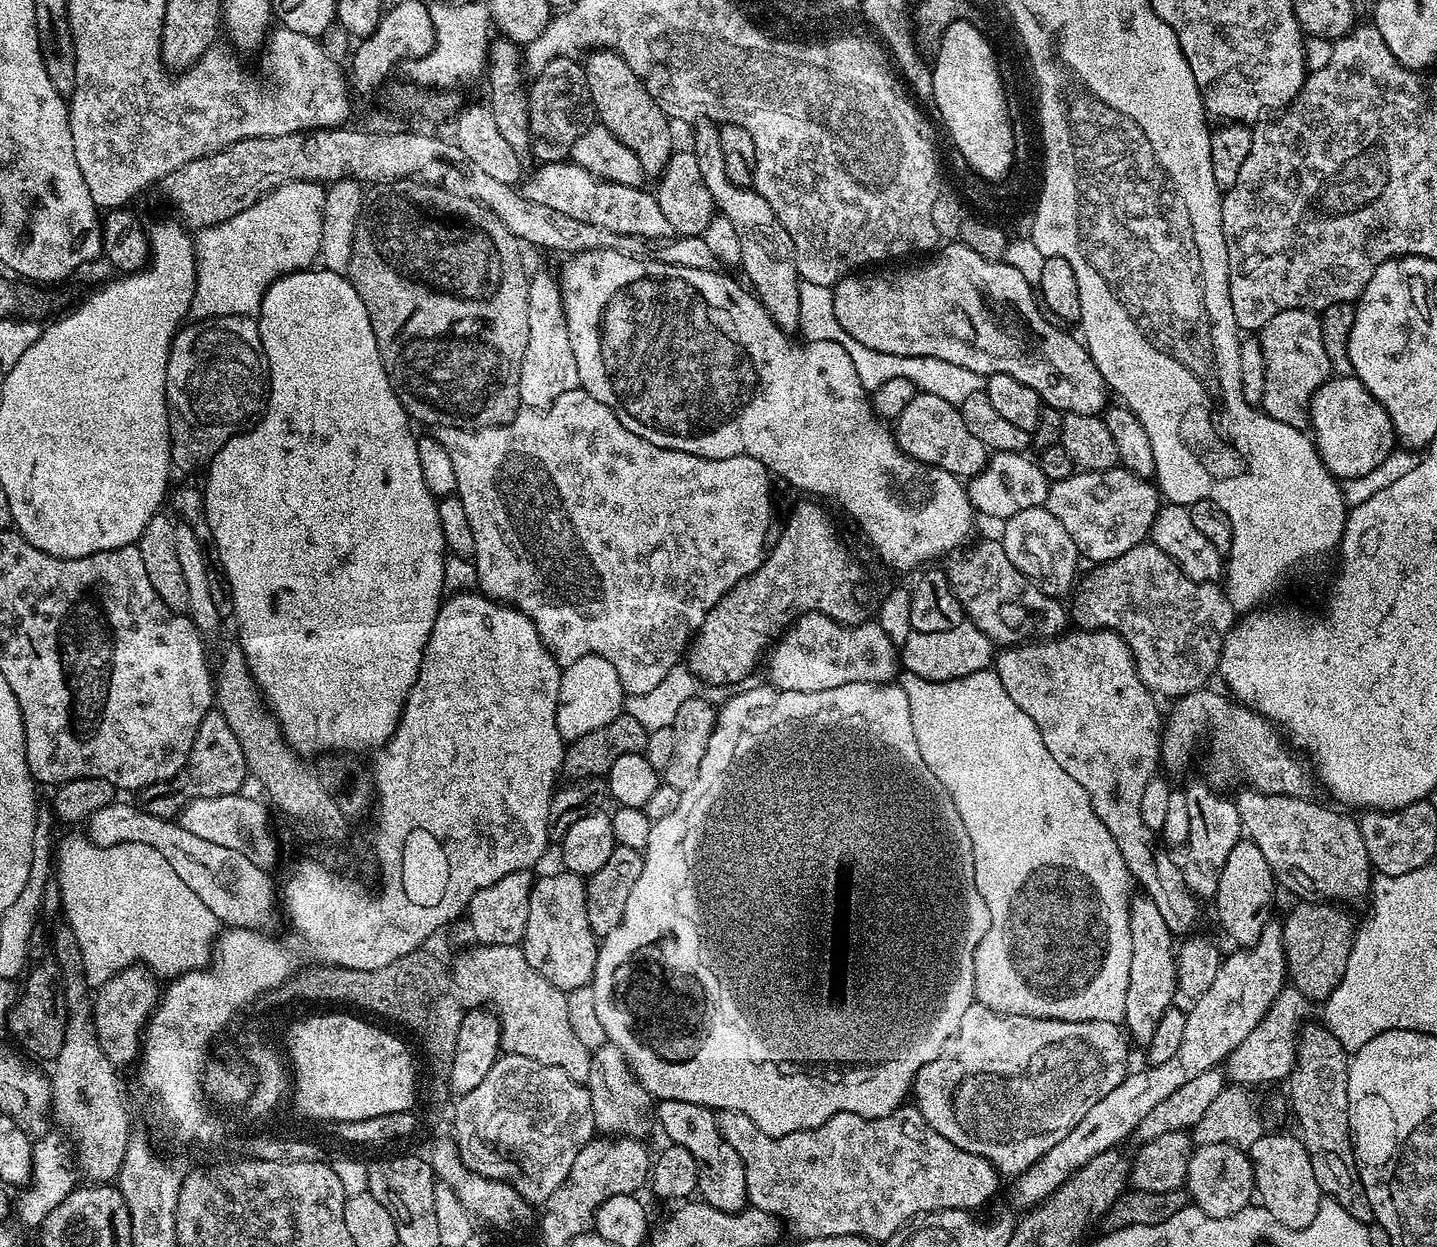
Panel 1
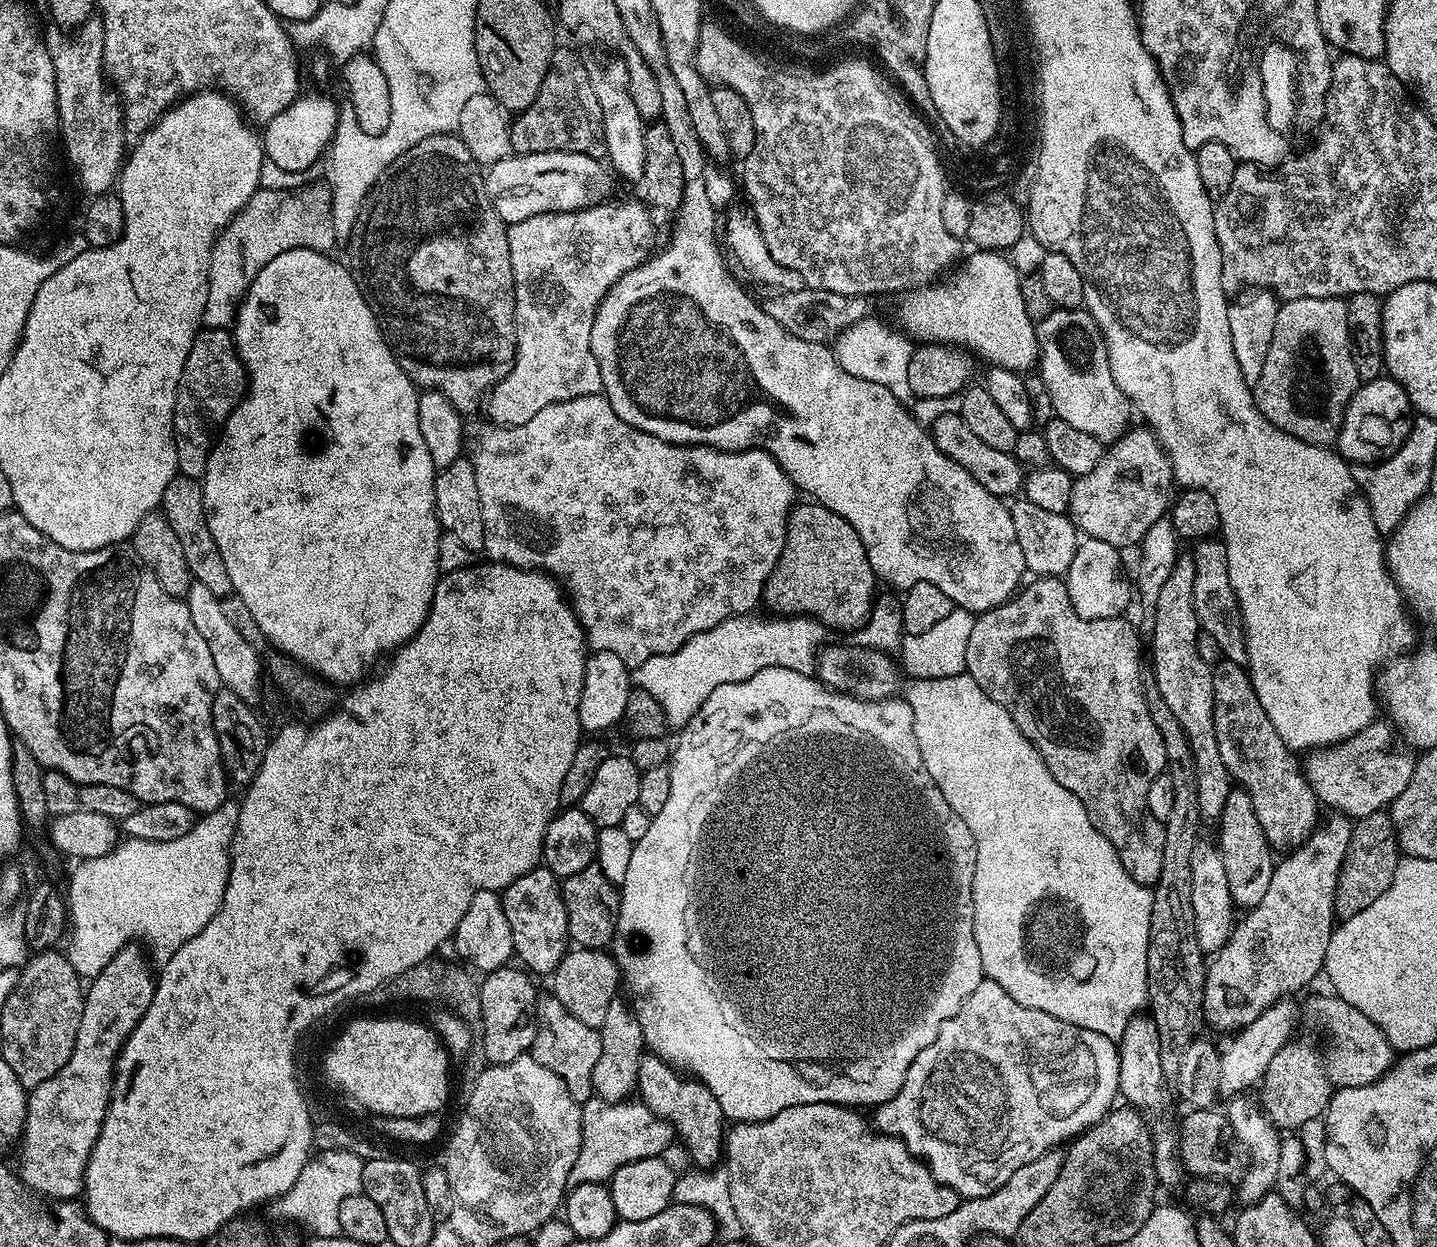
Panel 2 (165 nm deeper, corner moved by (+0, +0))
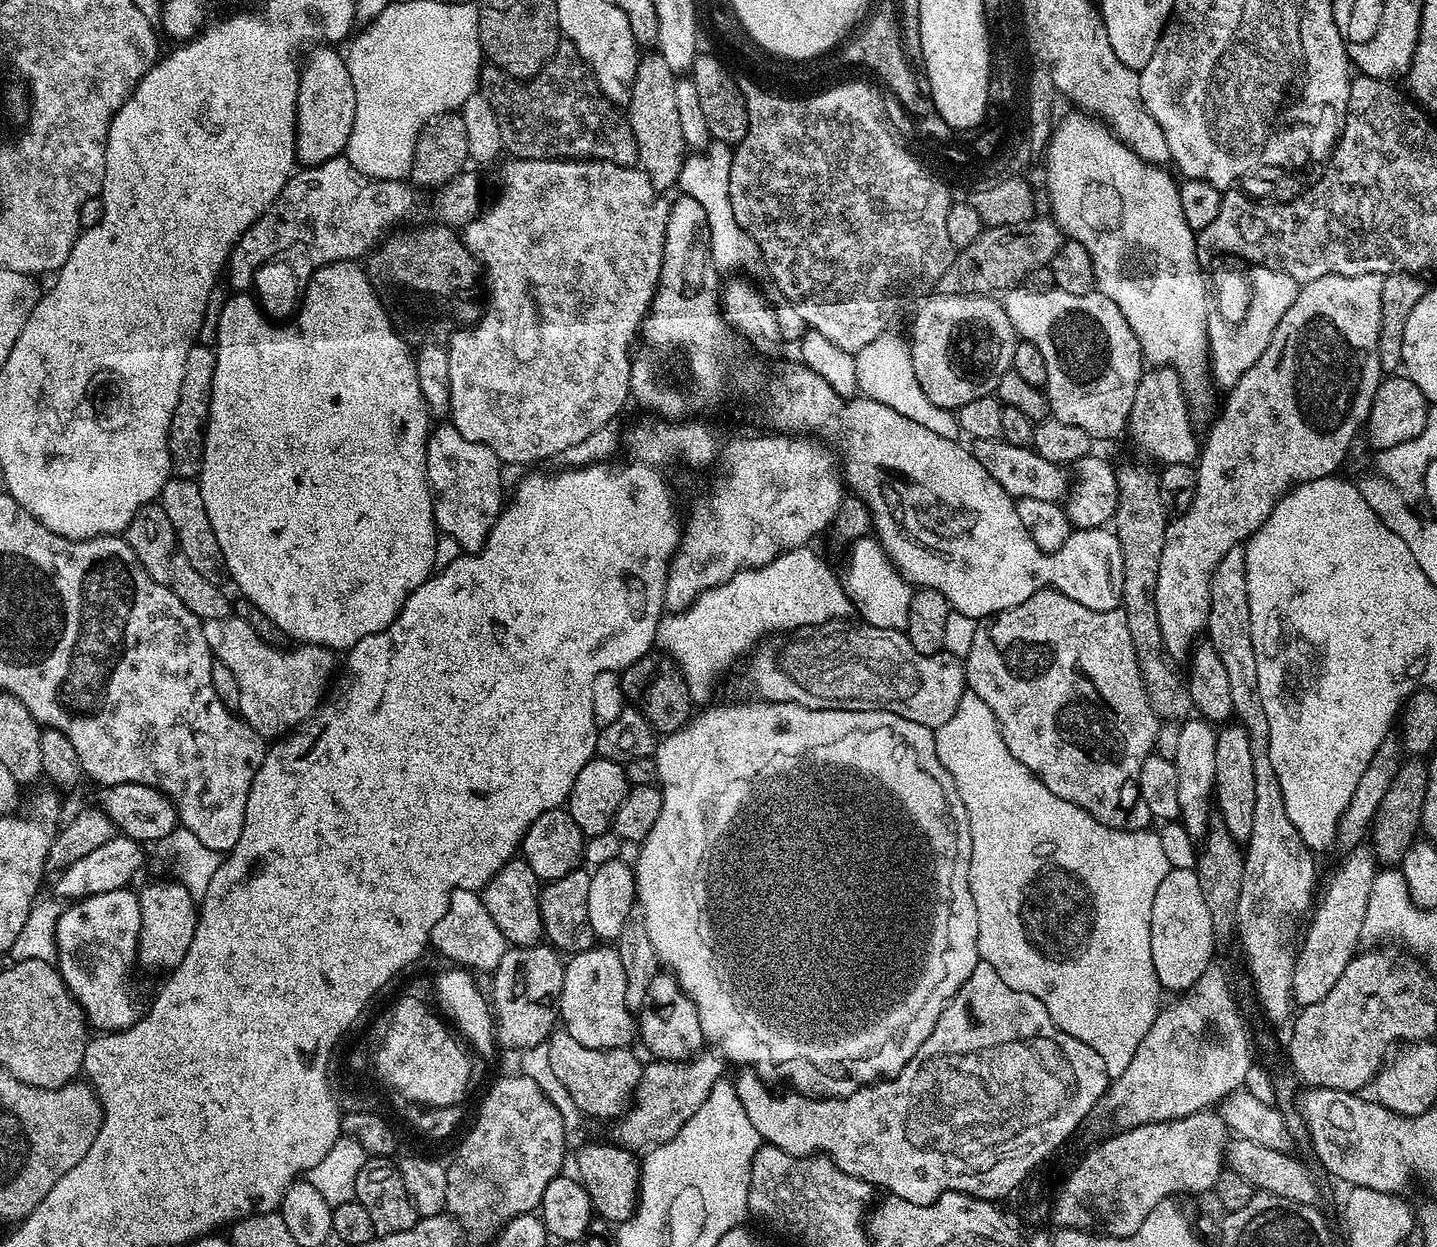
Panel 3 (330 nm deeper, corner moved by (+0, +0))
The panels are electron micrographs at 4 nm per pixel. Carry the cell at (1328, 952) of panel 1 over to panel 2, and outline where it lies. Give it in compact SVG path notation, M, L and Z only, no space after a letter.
M1382 811L1359 817L1352 825L1352 837L1350 838L1348 853L1340 867L1340 877L1336 887L1336 916L1340 920L1348 920L1354 914L1366 910L1366 906L1370 906L1370 902L1374 902L1374 898L1378 898L1388 889L1394 870L1401 859L1400 844L1396 840L1396 831L1392 825L1391 815L1387 811Z

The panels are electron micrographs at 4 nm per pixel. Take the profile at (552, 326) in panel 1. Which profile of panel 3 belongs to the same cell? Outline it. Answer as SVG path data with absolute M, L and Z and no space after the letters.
M508 158L503 161L504 169L500 176L504 181L500 184L500 197L492 205L485 207L479 216L476 216L462 228L462 239L464 245L472 251L472 255L482 265L482 272L488 275L488 309L480 316L480 321L473 328L464 328L461 332L456 332L452 336L452 341L447 341L448 357L450 358L450 423L462 434L462 438L470 438L470 442L478 442L490 446L494 450L496 457L500 459L501 465L508 464L536 464L539 460L544 460L547 456L563 457L566 450L578 446L578 442L586 442L590 434L598 430L609 427L613 423L612 419L624 408L624 403L629 403L632 387L630 386L630 370L632 369L632 354L634 345L637 343L640 334L640 325L644 323L645 316L648 315L648 307L652 304L652 299L656 293L656 287L660 281L660 271L662 270L662 258L664 257L664 243L666 242L666 226L668 225L669 201L663 200L661 193L650 182L650 178L644 173L643 168L637 166L627 168L611 164L605 160L518 160Z

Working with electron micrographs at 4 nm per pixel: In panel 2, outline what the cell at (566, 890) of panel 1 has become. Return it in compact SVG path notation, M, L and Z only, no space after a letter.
M537 866L534 870L522 874L522 878L510 882L510 886L503 889L502 899L506 922L510 922L515 959L529 973L552 973L570 944L561 881L548 868Z

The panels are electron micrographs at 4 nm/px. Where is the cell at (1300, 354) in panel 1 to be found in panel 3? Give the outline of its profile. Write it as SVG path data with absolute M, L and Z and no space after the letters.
M1330 274L1326 278L1314 278L1314 282L1299 285L1294 302L1290 302L1290 310L1282 314L1282 322L1278 322L1278 330L1274 330L1274 338L1270 338L1270 346L1266 346L1262 358L1258 358L1258 362L1254 362L1254 366L1250 366L1250 370L1246 370L1246 374L1238 378L1234 387L1227 389L1225 396L1228 397L1224 400L1224 409L1217 414L1208 437L1203 437L1200 454L1194 464L1196 493L1188 509L1179 513L1169 523L1166 530L1166 542L1162 546L1162 562L1158 562L1158 590L1154 594L1154 602L1158 606L1158 626L1162 626L1162 642L1173 660L1183 661L1207 629L1210 614L1210 582L1212 571L1216 569L1218 562L1222 562L1222 558L1226 558L1227 552L1232 548L1241 547L1248 537L1254 535L1257 529L1264 525L1280 497L1293 486L1341 471L1340 463L1347 458L1348 451L1351 450L1352 443L1356 440L1356 431L1359 428L1361 431L1365 427L1370 414L1370 406L1374 402L1374 394L1382 379L1378 362L1378 330L1382 324L1383 281L1384 277L1378 274L1358 274L1357 276Z

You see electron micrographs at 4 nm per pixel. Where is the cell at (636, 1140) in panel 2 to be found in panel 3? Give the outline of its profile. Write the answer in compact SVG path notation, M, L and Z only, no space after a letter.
M701 1050L689 1060L652 1058L649 1061L644 1064L634 1103L613 1123L617 1124L612 1128L611 1139L629 1150L656 1148L674 1138L674 1134L682 1130L682 1126L695 1114L698 1106L702 1106L702 1102L710 1098L714 1082L725 1075L726 1061L716 1050Z

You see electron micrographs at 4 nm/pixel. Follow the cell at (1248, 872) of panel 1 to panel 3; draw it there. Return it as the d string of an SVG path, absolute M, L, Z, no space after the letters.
M1228 722L1216 733L1214 746L1214 808L1218 813L1219 823L1230 830L1238 841L1246 842L1254 834L1254 754L1250 754L1250 738L1239 722Z

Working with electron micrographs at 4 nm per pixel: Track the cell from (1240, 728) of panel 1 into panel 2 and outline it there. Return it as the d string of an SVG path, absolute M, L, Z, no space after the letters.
M1380 723L1368 724L1349 740L1317 748L1305 755L1308 757L1303 757L1303 774L1317 801L1325 809L1332 808L1328 810L1349 818L1359 818L1385 811L1392 800L1406 790L1410 774L1414 774L1416 756L1413 749L1398 738L1391 723Z

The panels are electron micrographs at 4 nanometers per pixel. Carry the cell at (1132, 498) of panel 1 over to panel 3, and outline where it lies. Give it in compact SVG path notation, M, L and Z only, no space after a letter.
M1152 366L1145 371L1143 376L1141 376L1140 381L1138 382L1138 390L1134 390L1134 406L1130 406L1130 414L1128 415L1128 426L1126 432L1127 435L1132 435L1133 442L1136 443L1137 446L1149 456L1145 456L1149 461L1155 462L1160 466L1165 464L1192 464L1193 461L1199 457L1202 444L1198 439L1198 436L1196 440L1195 434L1192 433L1192 416L1188 413L1188 403L1190 403L1189 397L1185 393L1183 383L1178 373L1176 373L1176 369L1169 368L1167 366Z

